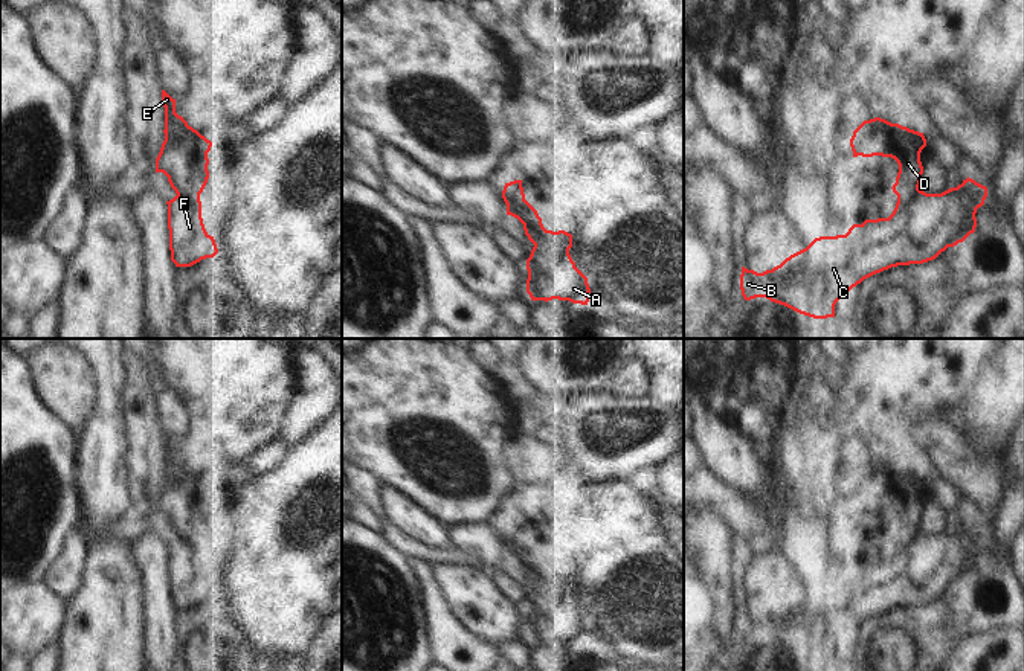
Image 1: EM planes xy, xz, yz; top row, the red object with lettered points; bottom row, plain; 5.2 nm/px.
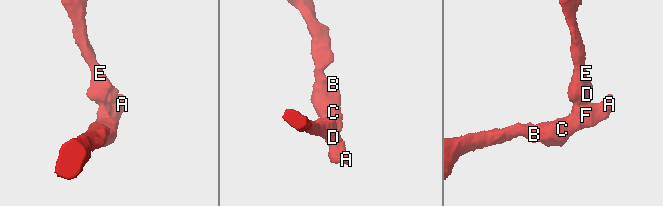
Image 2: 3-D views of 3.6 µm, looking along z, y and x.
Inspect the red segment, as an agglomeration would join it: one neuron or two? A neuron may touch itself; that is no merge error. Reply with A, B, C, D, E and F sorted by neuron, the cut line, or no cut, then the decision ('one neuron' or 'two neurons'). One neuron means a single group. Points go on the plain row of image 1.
groups A B C F / D E; cut xz (540, 563), (536, 557), (522, 565); two neurons

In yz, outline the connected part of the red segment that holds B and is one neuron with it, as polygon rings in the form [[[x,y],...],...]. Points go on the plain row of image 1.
[[[972,520],[942,535],[920,531],[897,538],[888,560],[853,566],[845,576],[815,580],[806,590],[763,615],[742,608],[740,631],[745,642],[766,639],[813,660],[835,659],[836,644],[864,621],[897,607],[923,605],[948,589],[963,584],[977,569],[977,551],[987,529]]]

